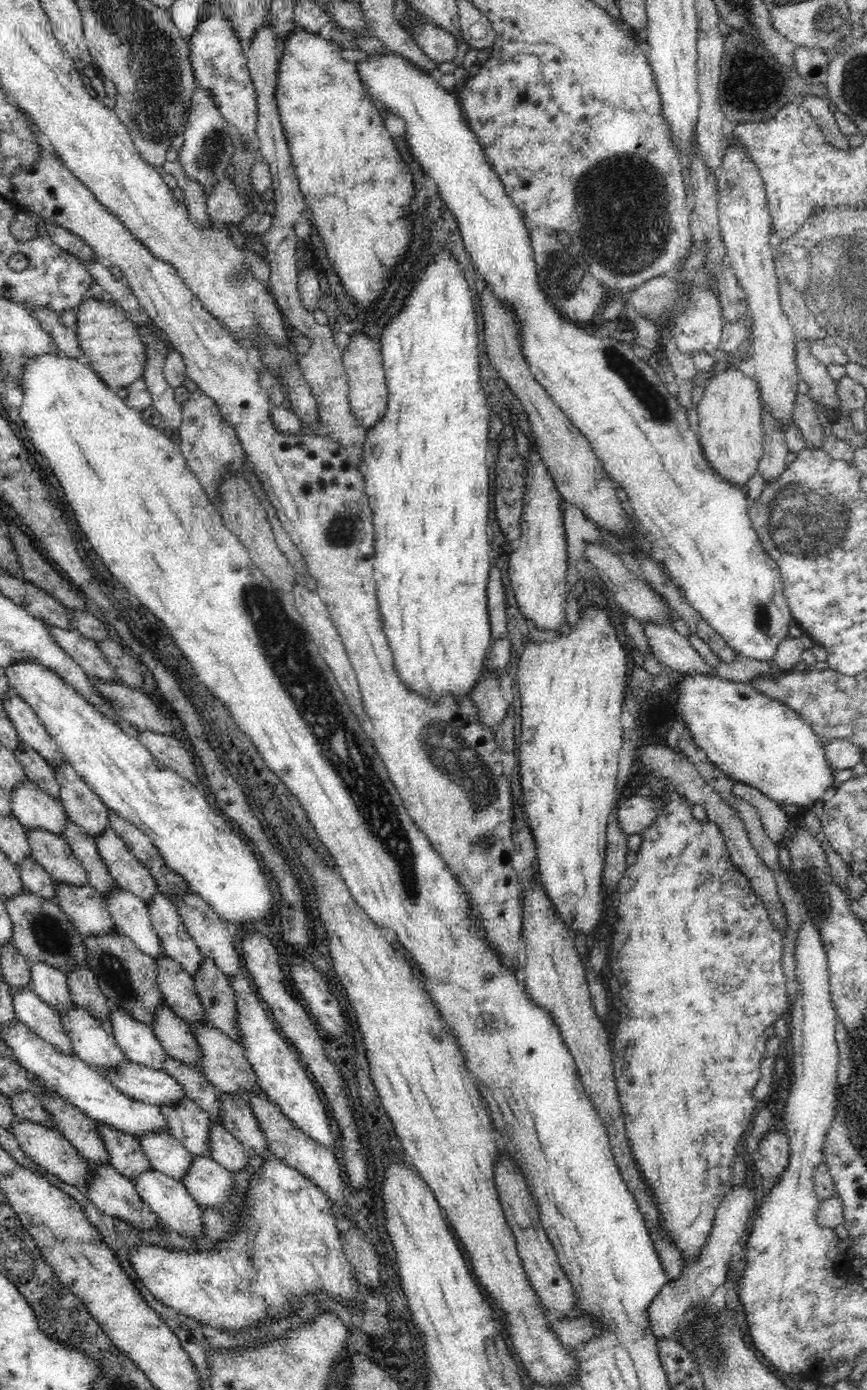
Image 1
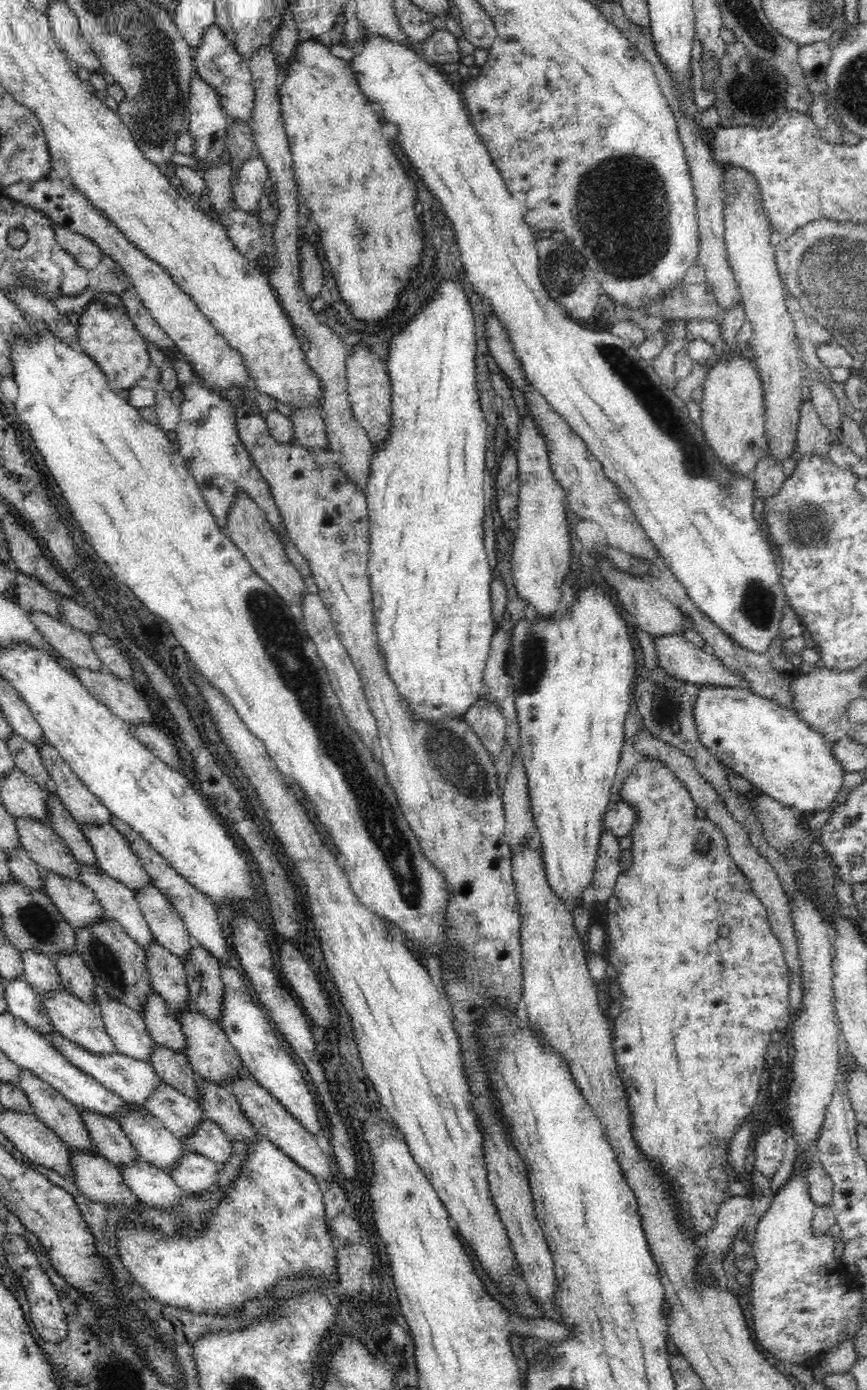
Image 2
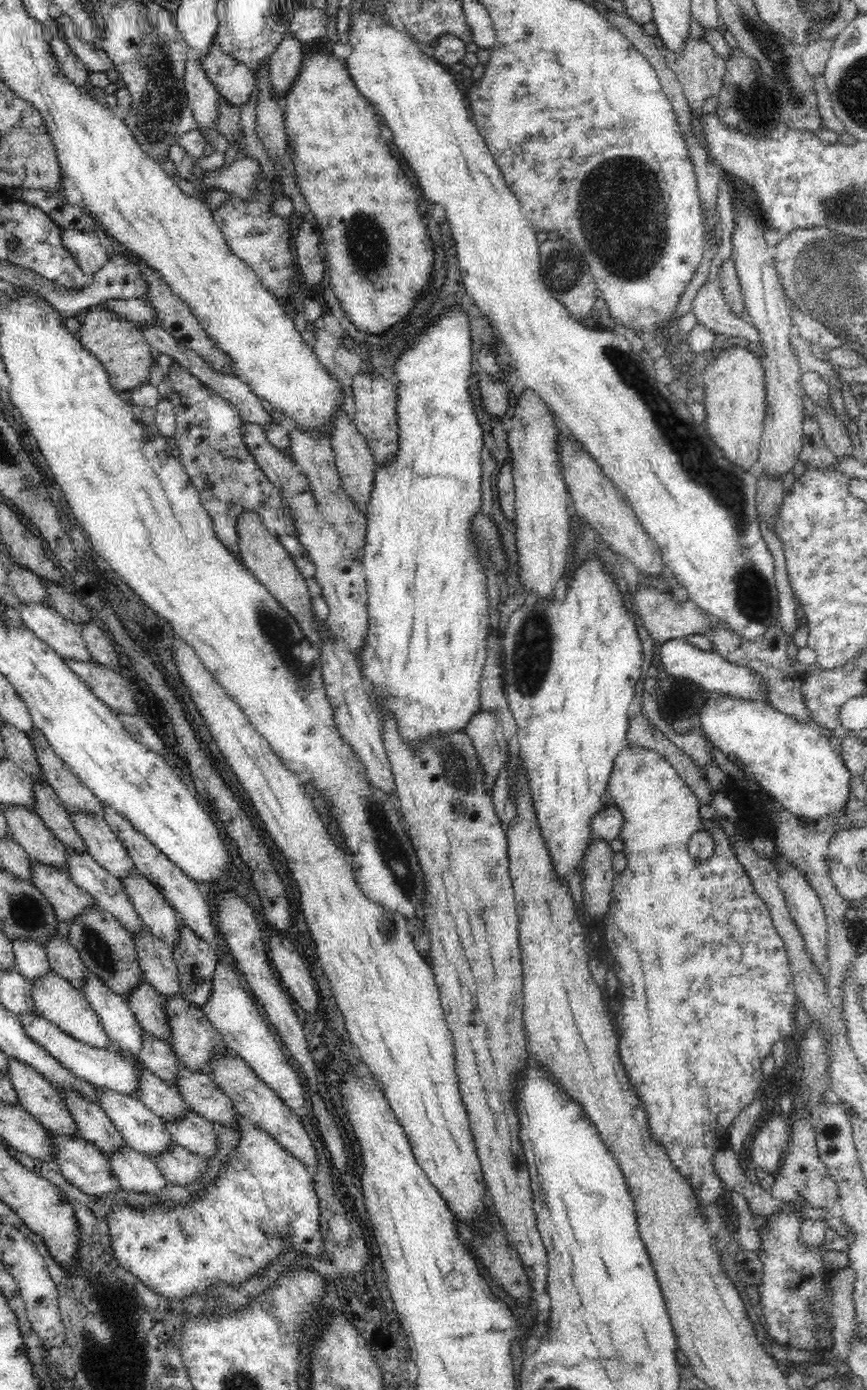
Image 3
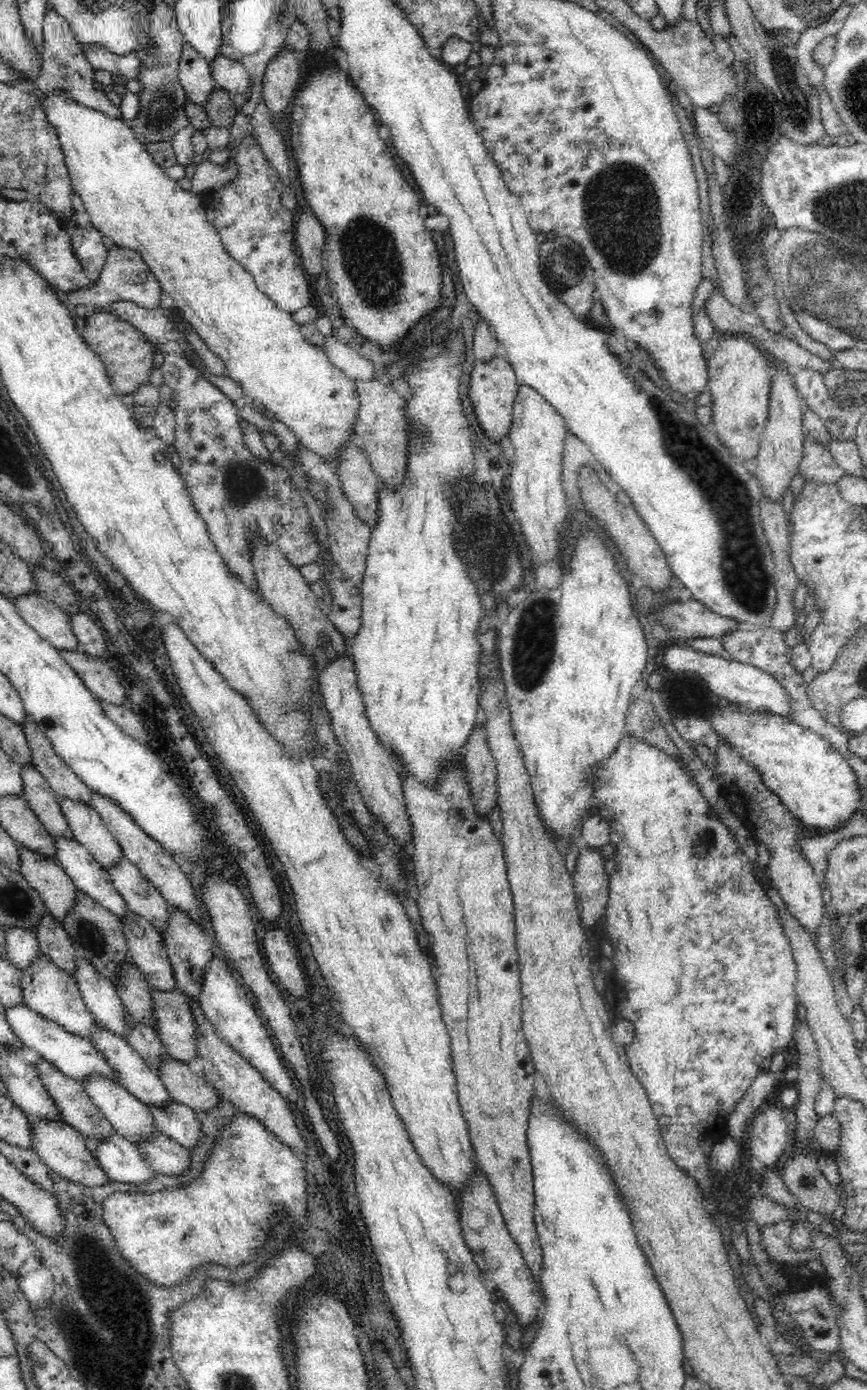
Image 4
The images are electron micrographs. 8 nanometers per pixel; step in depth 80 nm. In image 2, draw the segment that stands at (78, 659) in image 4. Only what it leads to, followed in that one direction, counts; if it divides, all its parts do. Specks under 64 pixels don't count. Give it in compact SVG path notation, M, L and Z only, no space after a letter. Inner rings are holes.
M74 665L76 676L92 697L126 725L151 725L154 714L134 684L122 680L108 670L94 672Z

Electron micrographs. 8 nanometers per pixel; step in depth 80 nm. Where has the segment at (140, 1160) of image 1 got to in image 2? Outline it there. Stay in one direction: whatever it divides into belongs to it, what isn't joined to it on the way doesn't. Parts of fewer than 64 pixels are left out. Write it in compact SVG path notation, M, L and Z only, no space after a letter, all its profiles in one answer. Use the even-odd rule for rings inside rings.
M86 1108L78 1109L82 1115L82 1122L86 1123L86 1130L90 1133L92 1144L100 1155L110 1161L110 1164L118 1169L124 1169L125 1166L130 1166L141 1158L115 1120Z

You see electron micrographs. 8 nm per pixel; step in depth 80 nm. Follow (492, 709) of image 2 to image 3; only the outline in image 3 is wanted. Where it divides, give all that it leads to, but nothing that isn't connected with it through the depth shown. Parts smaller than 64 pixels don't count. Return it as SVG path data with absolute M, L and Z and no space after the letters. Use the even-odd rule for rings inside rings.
M480 710L470 718L465 732L472 738L476 748L476 757L481 763L484 775L486 776L486 793L492 795L491 789L503 768L504 758L501 744L502 728L500 720L492 711Z

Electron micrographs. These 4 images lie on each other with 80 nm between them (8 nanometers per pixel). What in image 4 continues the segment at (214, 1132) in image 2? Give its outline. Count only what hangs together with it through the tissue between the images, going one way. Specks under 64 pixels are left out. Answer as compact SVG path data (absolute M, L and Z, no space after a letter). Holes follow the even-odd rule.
M170 1102L166 1106L147 1106L158 1125L159 1132L175 1140L184 1148L194 1148L202 1139L202 1121L196 1111L179 1102Z

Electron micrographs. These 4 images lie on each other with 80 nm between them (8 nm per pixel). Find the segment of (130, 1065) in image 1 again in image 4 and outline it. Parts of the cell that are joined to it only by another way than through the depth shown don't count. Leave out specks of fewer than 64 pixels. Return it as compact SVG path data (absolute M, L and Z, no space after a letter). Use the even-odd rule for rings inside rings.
M4 1006L6 1019L10 1023L10 1031L14 1031L14 1036L22 1041L24 1048L36 1051L40 1057L50 1061L57 1069L60 1069L65 1075L82 1081L88 1076L101 1076L118 1082L116 1071L110 1067L110 1063L106 1061L106 1057L102 1055L102 1051L98 1051L92 1041L86 1040L80 1036L70 1034L64 1030L59 1024L44 1018L28 1006L12 1006L8 1008Z

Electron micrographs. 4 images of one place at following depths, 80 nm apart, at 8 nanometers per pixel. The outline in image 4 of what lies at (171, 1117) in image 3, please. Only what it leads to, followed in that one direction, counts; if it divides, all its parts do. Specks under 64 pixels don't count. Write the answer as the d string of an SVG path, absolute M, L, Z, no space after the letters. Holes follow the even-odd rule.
M96 1024L94 1034L90 1036L92 1045L102 1051L102 1055L106 1057L106 1061L110 1063L110 1067L116 1071L118 1082L137 1099L141 1100L147 1106L166 1106L170 1102L174 1102L174 1097L170 1095L170 1091L166 1089L164 1083L160 1081L160 1077L145 1062L144 1059L128 1044L128 1040L109 1030Z

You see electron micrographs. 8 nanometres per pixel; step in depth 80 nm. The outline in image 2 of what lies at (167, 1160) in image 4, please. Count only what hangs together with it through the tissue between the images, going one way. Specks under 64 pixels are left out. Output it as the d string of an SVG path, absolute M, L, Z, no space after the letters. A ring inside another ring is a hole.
M185 1151L174 1166L168 1174L185 1194L201 1197L219 1186L218 1163L200 1153Z

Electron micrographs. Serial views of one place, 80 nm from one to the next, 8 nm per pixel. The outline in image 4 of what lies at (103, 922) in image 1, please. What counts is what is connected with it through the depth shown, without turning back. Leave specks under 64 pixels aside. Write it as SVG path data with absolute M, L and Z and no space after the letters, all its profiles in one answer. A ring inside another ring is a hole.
M20 847L20 874L38 895L48 912L58 920L64 920L70 908L76 904L76 885L57 860L40 855L26 847Z

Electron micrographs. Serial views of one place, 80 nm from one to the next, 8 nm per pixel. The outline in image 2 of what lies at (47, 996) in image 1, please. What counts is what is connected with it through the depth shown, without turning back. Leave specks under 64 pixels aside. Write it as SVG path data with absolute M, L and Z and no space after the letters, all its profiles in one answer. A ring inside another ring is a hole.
M22 950L20 955L24 963L24 978L36 994L46 997L53 990L62 988L62 980L51 957L35 950Z

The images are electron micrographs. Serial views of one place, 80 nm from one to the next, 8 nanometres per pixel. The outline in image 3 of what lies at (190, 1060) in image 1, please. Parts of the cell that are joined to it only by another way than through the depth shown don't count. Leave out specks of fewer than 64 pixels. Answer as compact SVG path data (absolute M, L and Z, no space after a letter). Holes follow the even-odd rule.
M143 981L134 988L127 1002L145 1032L168 1043L172 1036L164 1010L166 1000L152 985Z

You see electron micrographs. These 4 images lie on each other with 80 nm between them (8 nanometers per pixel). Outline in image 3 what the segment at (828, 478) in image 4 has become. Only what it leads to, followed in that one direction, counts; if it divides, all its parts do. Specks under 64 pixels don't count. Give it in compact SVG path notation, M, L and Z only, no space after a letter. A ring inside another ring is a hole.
M809 415L803 418L803 443L799 460L806 467L810 465L818 467L818 469L834 467L840 471L836 456L823 439L823 432L817 423L817 419L812 419Z

